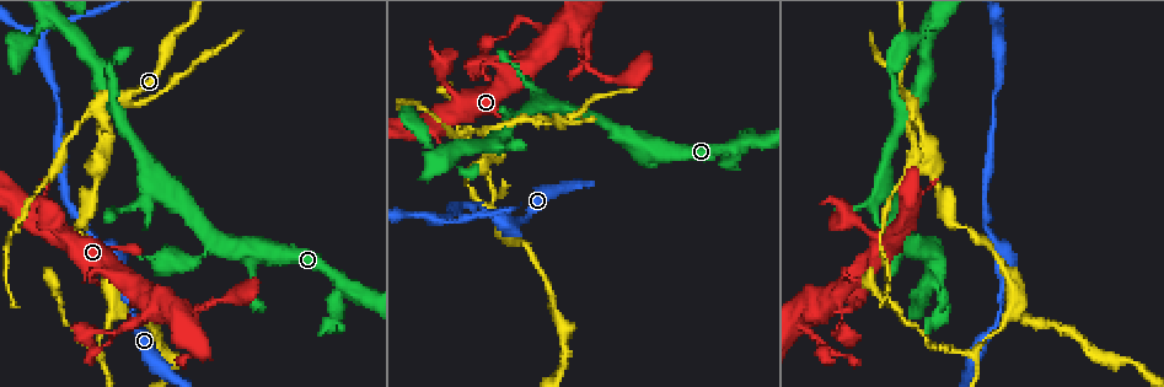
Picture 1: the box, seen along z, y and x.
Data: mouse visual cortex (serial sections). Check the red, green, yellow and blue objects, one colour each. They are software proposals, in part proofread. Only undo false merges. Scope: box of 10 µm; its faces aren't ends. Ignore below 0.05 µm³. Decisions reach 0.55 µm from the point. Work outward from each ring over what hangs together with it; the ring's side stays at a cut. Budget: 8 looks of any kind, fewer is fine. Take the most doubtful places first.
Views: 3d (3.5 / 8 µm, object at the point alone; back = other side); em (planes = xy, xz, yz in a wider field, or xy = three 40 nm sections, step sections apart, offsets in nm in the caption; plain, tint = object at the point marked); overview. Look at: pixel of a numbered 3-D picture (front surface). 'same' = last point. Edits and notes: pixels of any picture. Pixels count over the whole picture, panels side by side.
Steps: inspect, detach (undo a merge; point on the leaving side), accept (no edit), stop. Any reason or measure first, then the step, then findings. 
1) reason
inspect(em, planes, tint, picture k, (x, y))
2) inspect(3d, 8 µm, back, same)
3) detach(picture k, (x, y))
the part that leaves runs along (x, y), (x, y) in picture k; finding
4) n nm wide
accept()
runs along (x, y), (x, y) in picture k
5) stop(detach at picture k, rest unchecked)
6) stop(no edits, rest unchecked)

arms part here
inspect(3d, 3.5 µm, back, picture 1, (487, 130))

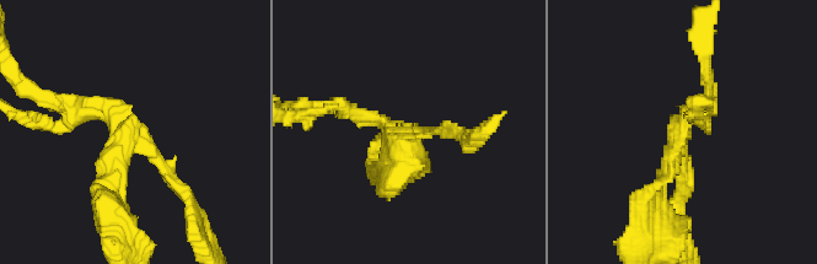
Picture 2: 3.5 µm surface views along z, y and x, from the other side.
3 arms; arms of 150, 150, 200 nm
inspect(em, xy, step 5, tint, picture 2, (677, 135))

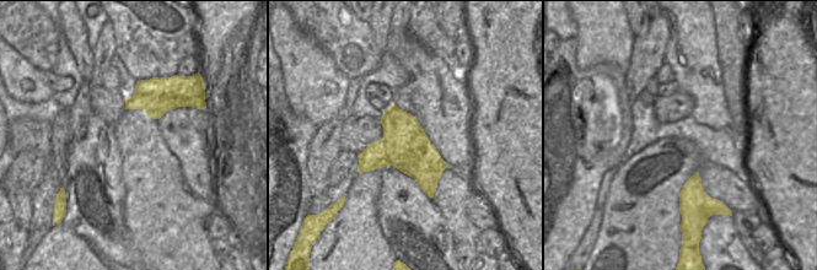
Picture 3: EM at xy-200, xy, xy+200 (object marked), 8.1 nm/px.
400 nm wide
detach(picture 2, (680, 181))
border along (134, 95), (179, 96), (188, 100) in picture 3; two cells meet here

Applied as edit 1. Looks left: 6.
see it whole again
inspect(overview)

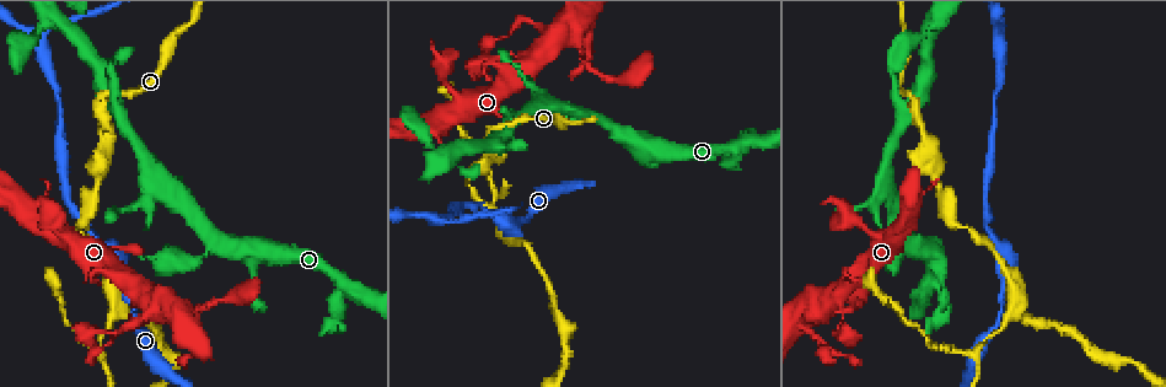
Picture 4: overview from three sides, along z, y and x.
three-way junction
inspect(3d, 8 µm, picture 4, (496, 195))

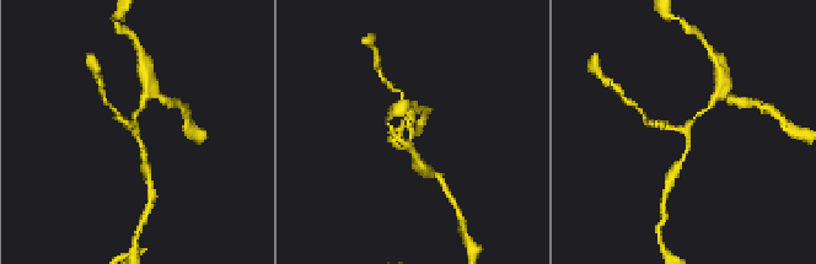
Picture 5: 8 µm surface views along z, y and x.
inspect(3d, 3.5 µm, same)

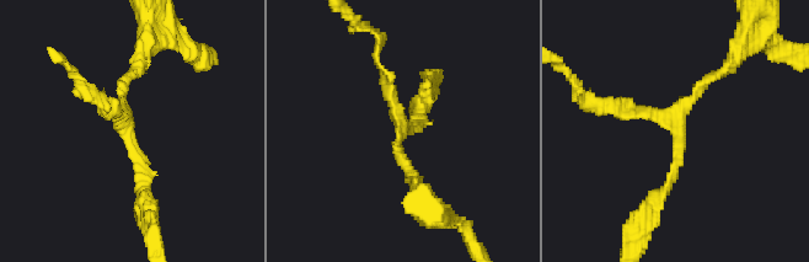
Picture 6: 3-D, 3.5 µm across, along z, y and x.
3 arms; arms of 150, 150, 150 nm
accept()
runs along (734, 57), (669, 117), (605, 102) in picture 6; one cell here

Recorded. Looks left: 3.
a narrow waist
inspect(3d, 3.5 µm, picture 4, (431, 220))

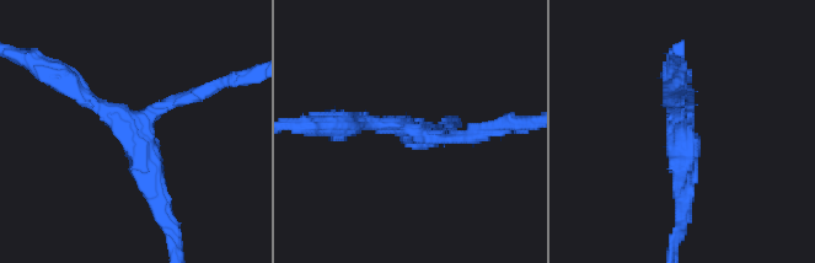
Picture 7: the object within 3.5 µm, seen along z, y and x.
now the EM
inspect(em, xy, step 2, tint, picture 7, (682, 126))

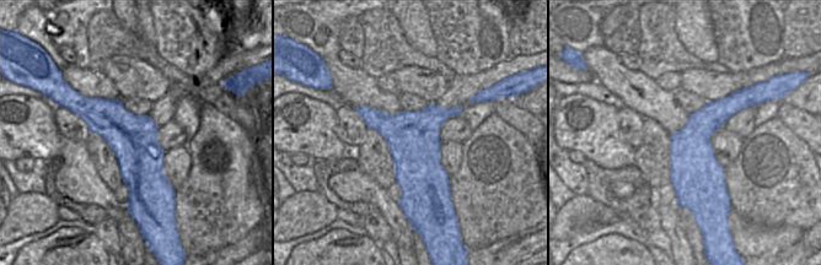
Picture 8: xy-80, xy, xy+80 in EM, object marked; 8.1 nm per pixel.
3 arms
accept()
runs along (162, 204), (137, 125), (68, 80) in picture 7; continuous, no second cell

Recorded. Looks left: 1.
stop(detach at picture 2, rest unchecked)

